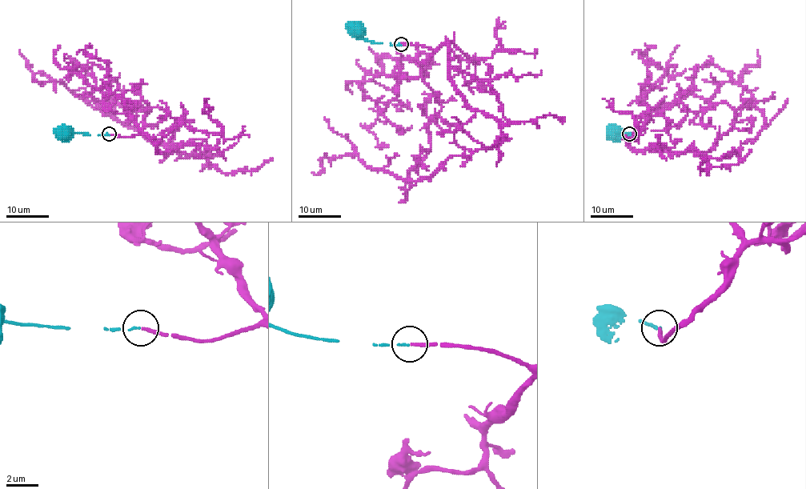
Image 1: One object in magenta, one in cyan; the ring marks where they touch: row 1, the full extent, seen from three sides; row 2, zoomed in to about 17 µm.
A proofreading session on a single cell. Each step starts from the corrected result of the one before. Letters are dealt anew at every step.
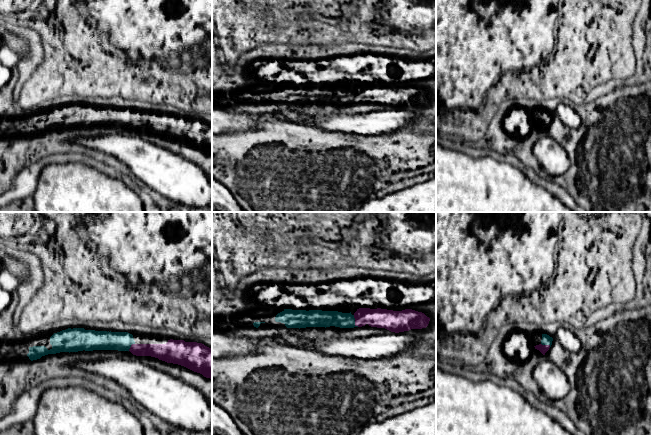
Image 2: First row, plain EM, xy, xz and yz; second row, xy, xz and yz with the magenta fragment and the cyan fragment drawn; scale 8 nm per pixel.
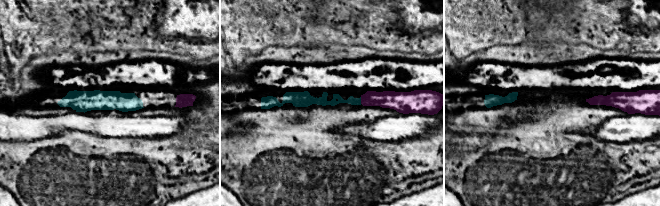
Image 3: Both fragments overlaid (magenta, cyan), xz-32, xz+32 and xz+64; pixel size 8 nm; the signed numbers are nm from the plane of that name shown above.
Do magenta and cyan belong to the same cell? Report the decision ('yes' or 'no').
yes

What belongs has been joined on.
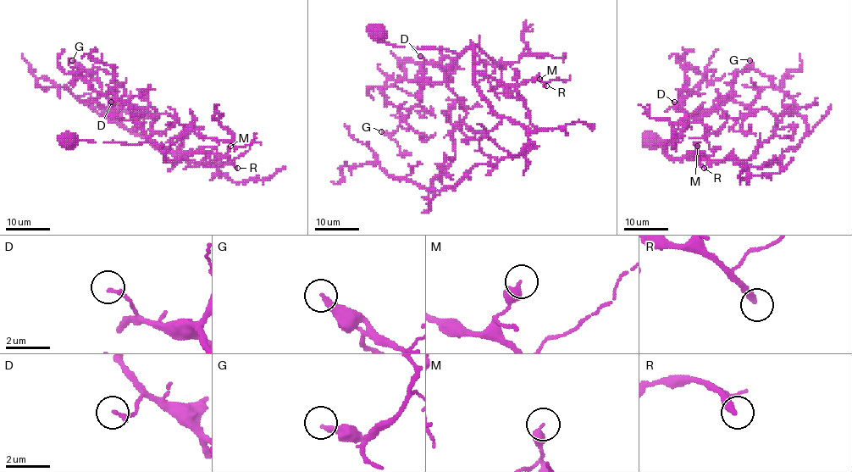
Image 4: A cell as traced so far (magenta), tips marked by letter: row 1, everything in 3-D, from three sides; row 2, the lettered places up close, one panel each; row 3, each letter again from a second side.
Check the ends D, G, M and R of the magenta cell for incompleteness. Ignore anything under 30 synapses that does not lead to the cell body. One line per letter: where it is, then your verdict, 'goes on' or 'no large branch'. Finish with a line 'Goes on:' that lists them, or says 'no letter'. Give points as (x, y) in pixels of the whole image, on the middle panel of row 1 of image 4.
D: (420, 56) | no large branch
G: (381, 131) | no large branch
M: (539, 79) | no large branch
R: (546, 86) | goes on
Goes on: R

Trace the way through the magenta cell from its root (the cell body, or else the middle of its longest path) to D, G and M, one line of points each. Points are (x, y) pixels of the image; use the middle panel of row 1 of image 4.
D: (378, 35), (391, 45), (446, 49), (453, 52), (457, 58), (443, 70), (437, 63), (429, 63), (420, 56)
G: (378, 35), (391, 45), (446, 49), (457, 56), (442, 82), (423, 87), (421, 102), (395, 130), (381, 131)
M: (378, 35), (386, 42), (404, 47), (457, 53), (471, 48), (474, 69), (506, 85), (539, 79)

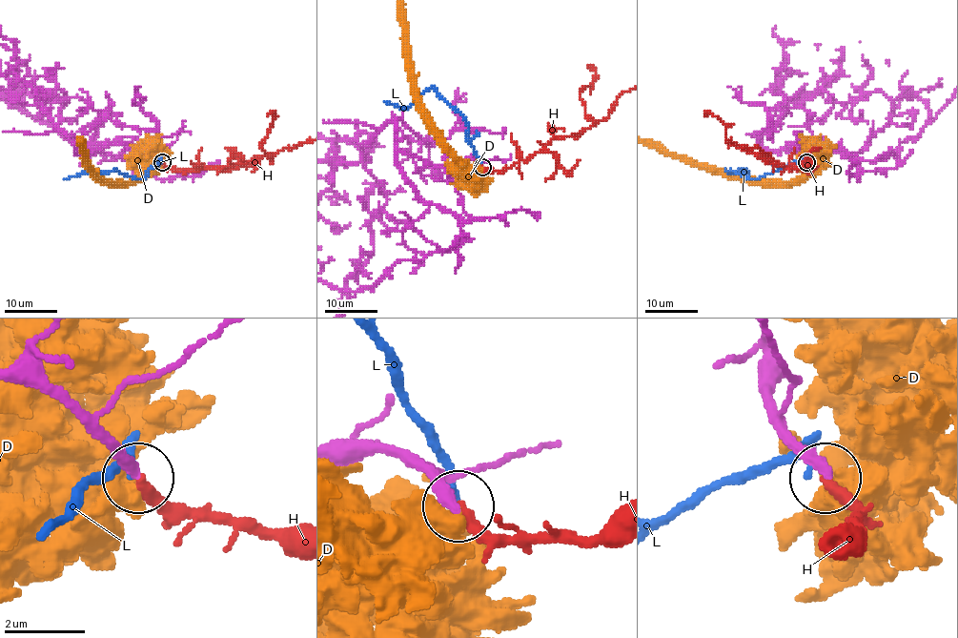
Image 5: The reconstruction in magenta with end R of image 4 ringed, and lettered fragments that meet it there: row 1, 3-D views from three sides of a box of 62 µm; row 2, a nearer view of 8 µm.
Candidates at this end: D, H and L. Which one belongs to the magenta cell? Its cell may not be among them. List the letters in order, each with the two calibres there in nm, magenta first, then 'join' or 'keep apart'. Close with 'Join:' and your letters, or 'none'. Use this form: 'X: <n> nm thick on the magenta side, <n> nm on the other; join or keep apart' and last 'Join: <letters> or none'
D: 320 nm thick on the magenta side, 800 nm on the other; keep apart
H: 340 nm thick on the magenta side, 280 nm on the other; join
L: 400 nm thick on the magenta side, 300 nm on the other; keep apart
Join: H

